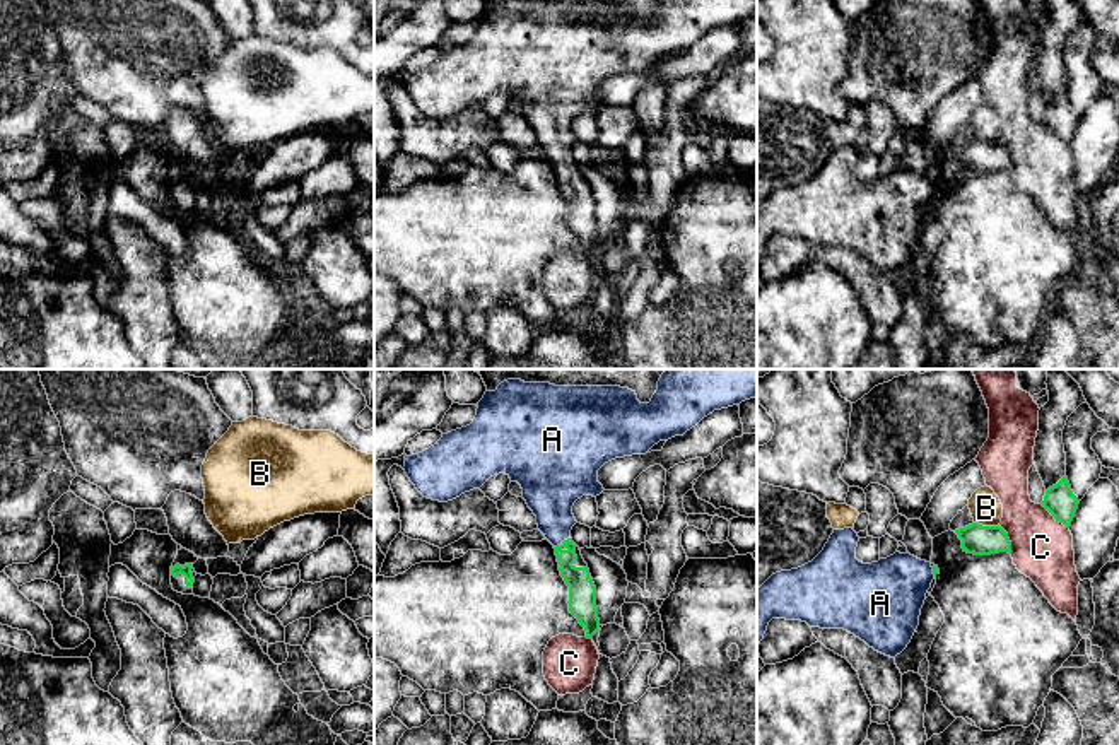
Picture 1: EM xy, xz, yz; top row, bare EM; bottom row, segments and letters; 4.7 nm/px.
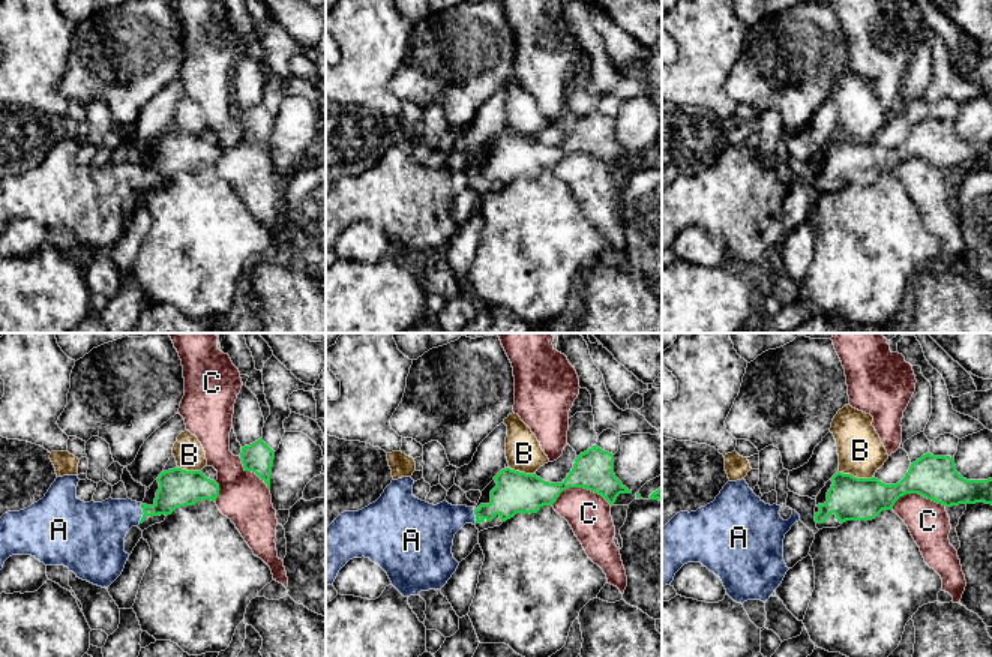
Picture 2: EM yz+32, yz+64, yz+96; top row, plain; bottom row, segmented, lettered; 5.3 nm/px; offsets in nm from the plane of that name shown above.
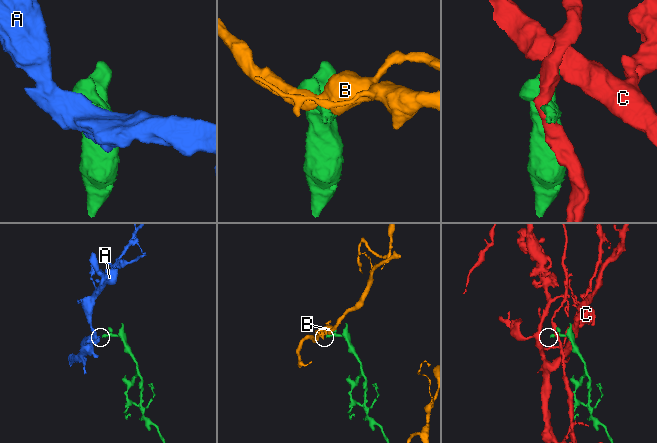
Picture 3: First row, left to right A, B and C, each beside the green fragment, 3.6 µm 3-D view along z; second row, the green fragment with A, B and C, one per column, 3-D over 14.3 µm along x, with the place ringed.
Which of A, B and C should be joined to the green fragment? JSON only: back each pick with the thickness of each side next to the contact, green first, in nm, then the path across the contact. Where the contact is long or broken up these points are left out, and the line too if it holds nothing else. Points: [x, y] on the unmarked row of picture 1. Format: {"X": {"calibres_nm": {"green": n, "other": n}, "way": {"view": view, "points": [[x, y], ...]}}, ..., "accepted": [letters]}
{"A": {"calibres_nm": {"green": 130, "other": 260}, "way": {"view": "xz", "points": [[581, 205], [568, 188], [562, 159], [556, 144], [550, 108]]}}, "accepted": ["A"]}

